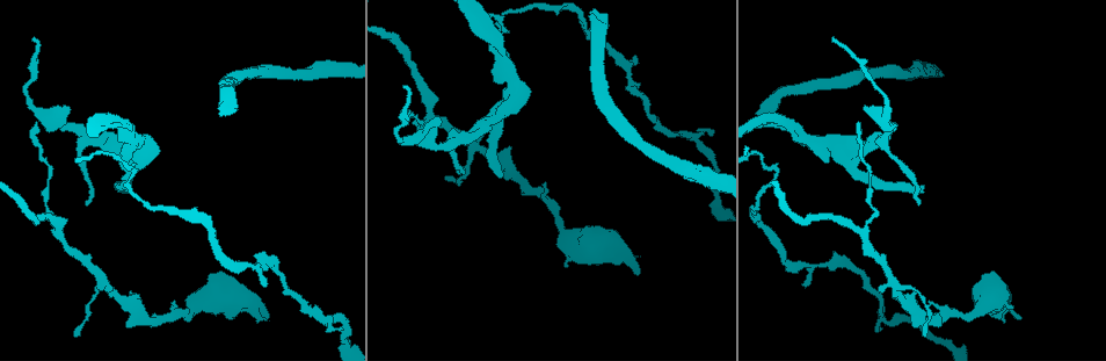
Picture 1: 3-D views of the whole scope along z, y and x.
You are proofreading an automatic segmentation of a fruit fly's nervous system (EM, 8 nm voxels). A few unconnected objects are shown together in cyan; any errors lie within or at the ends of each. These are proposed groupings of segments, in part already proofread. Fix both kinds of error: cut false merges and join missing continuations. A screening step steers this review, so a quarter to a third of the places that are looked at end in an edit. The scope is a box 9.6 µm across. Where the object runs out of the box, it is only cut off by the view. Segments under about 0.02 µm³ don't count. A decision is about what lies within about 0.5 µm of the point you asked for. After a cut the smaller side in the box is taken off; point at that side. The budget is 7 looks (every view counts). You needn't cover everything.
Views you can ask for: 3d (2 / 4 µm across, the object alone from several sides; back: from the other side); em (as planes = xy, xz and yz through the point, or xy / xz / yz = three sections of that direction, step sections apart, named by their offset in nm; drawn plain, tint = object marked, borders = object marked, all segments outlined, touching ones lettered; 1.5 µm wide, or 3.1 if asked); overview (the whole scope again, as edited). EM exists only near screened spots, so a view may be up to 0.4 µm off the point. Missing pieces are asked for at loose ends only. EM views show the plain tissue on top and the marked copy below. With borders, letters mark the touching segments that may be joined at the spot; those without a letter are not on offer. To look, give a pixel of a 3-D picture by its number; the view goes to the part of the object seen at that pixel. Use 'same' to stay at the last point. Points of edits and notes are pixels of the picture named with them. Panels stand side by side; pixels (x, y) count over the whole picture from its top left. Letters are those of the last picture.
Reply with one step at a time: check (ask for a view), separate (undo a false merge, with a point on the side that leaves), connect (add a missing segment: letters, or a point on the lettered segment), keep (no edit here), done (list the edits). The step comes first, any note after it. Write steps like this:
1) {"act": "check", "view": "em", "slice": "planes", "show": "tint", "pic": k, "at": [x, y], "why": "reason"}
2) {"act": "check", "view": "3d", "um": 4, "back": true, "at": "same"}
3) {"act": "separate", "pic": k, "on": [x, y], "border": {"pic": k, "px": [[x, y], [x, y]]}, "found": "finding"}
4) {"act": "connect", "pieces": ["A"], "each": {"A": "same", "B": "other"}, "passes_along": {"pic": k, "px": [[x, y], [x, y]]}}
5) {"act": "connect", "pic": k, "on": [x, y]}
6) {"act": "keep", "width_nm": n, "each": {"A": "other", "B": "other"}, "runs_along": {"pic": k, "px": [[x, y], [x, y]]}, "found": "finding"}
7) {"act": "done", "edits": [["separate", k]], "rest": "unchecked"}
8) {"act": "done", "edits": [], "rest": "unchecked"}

{"act": "check", "view": "em", "slice": "xz", "step": 4, "show": "borders", "pic": 1, "at": [34, 40]}

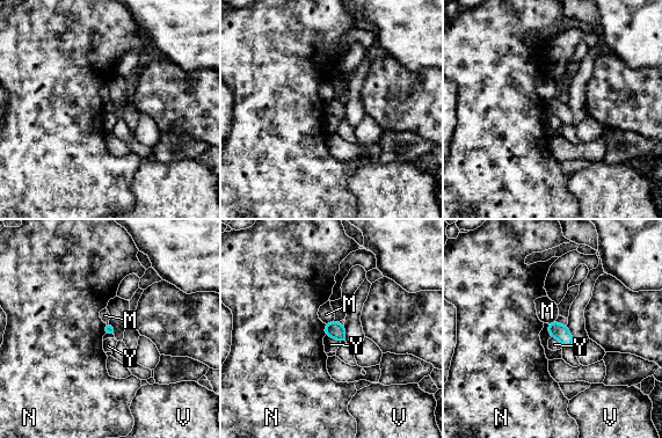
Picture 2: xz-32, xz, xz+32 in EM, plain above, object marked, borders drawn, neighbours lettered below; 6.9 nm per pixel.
{"act": "check", "view": "em", "slice": "planes", "show": "borders", "at": "same", "why": "another direction"}

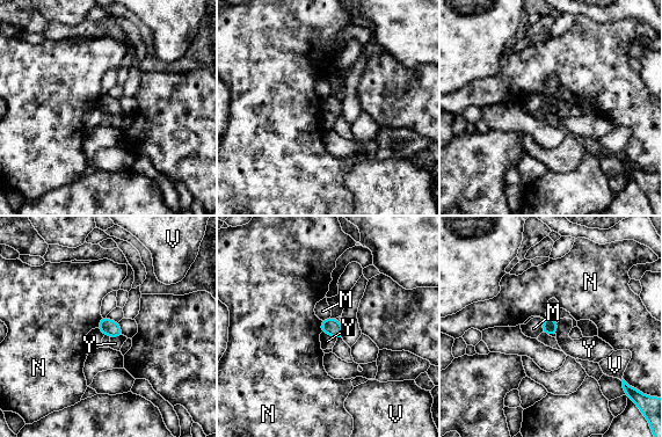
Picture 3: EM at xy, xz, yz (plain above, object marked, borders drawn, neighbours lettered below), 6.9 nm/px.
{"act": "keep", "longest_contact_nm": ["Y", 130], "each": {"M": "other", "N": "other", "V": "other", "Y": "other"}, "border": {"pic": 3, "px": [[321, 332], [330, 334], [336, 340]]}, "found": "no lettered segment goes on from it"}

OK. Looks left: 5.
{"act": "check", "view": "em", "slice": "planes", "show": "borders", "pic": 1, "at": [114, 127], "why": "free end"}

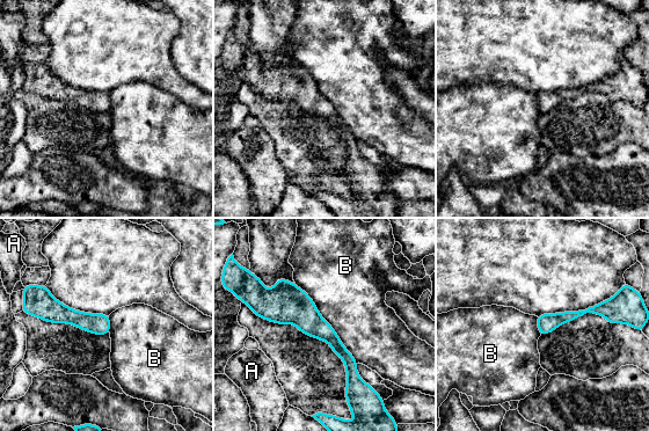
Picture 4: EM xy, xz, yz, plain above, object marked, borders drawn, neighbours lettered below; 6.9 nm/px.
{"act": "keep", "each": {"A": "other", "B": "other"}, "runs_along": {"pic": 4, "px": [[260, 305], [294, 306], [363, 386]]}, "found": "no lettered segment goes on from it"}

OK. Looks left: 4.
{"act": "check", "view": "em", "slice": "yz", "step": 4, "show": "tint", "pic": 1, "at": [77, 335]}

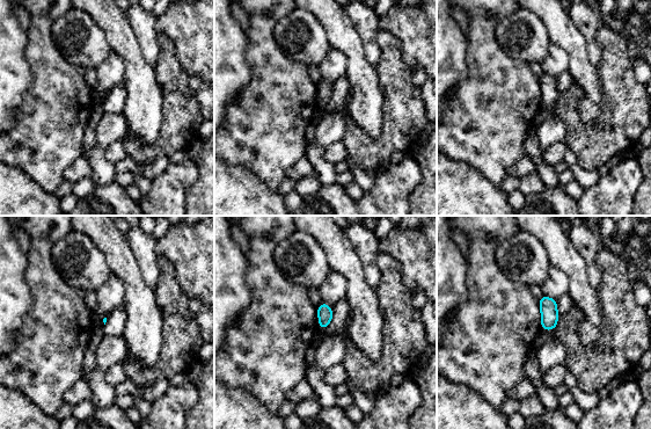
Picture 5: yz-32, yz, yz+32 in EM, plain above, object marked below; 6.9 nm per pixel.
{"act": "check", "view": "em", "slice": "yz", "step": 4, "show": "borders", "at": "same", "why": "see the neighbours"}

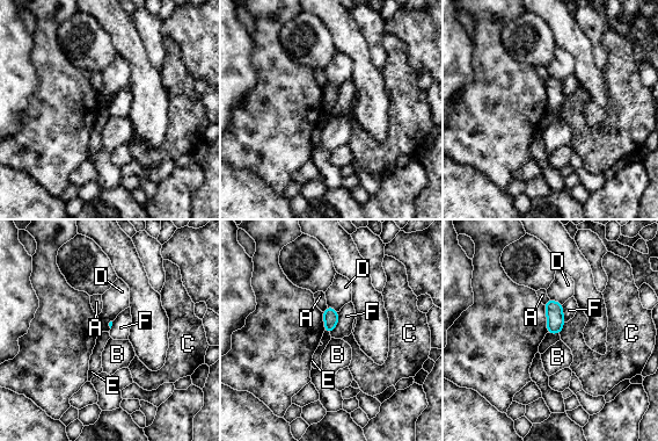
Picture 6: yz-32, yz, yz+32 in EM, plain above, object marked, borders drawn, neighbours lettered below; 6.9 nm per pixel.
{"act": "keep", "each": {"A": "other", "B": "other", "C": "other", "D": "other", "E": "other", "F": "other"}, "border": {"pic": 6, "px": [[338, 312], [338, 323], [330, 334]]}, "found": "none of them fits"}

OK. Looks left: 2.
{"act": "done", "edits": [], "rest": "unchecked"}

